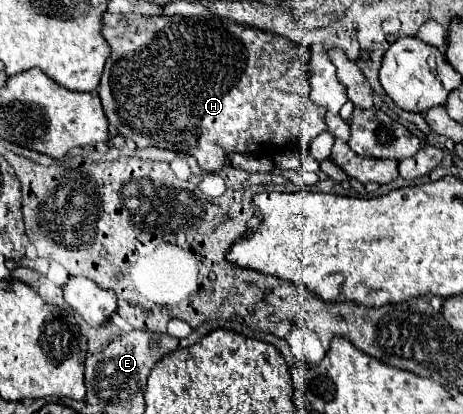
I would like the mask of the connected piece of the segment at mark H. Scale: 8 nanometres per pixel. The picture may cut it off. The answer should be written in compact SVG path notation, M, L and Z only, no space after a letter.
M127 16L121 18L117 26L103 26L103 36L107 40L107 44L111 46L111 56L105 64L103 76L101 76L101 84L99 84L99 96L105 108L105 114L109 118L109 122L113 124L113 128L129 142L133 142L137 148L147 148L147 146L157 146L157 148L167 148L167 150L175 150L175 152L185 152L191 154L193 158L197 158L199 166L205 172L217 172L221 170L221 166L229 164L227 160L227 152L241 152L241 154L275 154L279 152L283 146L303 140L309 142L311 138L319 136L321 132L327 130L323 118L325 112L317 110L317 106L313 106L313 102L309 102L309 78L307 78L307 66L309 66L309 46L301 46L301 44L293 44L281 36L275 34L265 34L261 30L255 28L243 28L243 26L231 26L231 24L223 24L217 20L205 20L205 18L185 18L185 16L171 16L175 18L177 24L177 38L173 34L173 42L169 42L169 18L167 16Z

